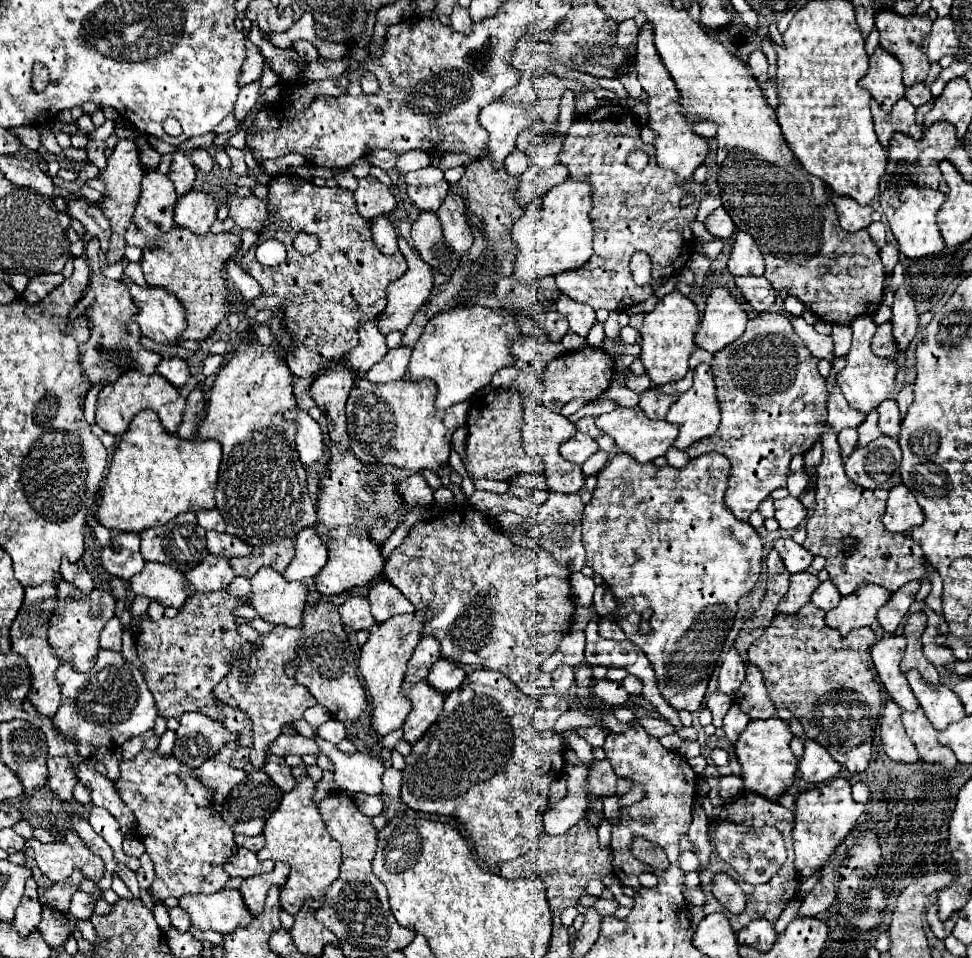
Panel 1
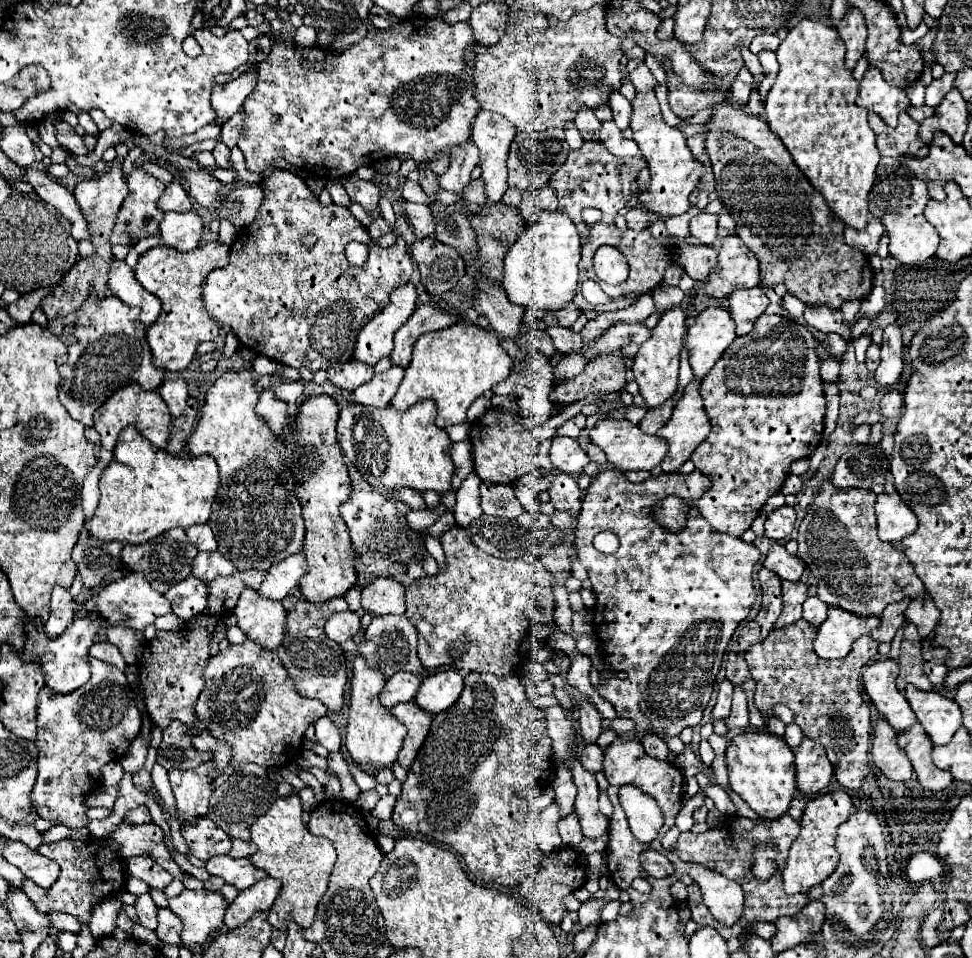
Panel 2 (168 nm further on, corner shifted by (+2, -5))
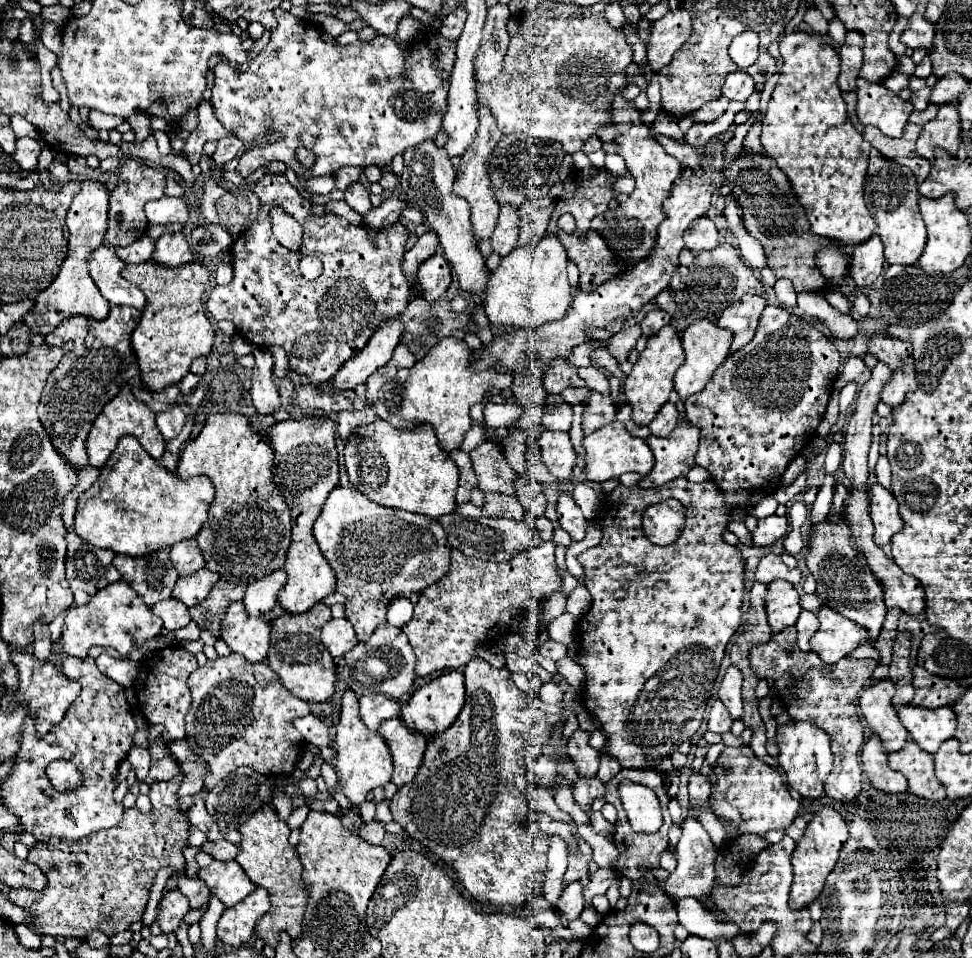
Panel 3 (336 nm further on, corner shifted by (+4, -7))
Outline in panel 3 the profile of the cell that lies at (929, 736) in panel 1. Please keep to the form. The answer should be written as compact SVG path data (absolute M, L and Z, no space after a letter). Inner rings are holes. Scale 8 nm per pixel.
M908 741L900 751L888 755L888 763L894 771L900 771L908 779L908 791L926 799L944 799L946 789L934 777L934 759L918 745Z

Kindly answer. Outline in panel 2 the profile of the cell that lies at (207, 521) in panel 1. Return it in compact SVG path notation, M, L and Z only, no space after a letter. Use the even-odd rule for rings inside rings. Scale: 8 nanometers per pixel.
M208 523L204 525L196 525L196 527L188 527L186 529L186 537L192 541L192 545L196 545L198 551L216 551L216 539L212 537L212 529Z

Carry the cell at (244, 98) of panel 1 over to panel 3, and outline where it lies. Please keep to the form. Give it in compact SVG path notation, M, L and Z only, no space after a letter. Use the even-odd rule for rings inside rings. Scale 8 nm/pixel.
M230 135L230 137L224 137L218 141L218 147L216 147L216 153L212 155L212 159L216 163L226 163L226 161L234 159L238 155L238 151L242 153L244 145L234 135Z

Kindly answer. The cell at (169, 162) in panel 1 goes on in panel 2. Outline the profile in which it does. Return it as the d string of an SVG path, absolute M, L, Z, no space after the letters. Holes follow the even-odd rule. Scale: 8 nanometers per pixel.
M174 179L174 183L168 185L166 191L162 193L162 197L158 199L158 209L162 209L164 213L168 213L168 211L186 213L192 209L192 201L178 179Z

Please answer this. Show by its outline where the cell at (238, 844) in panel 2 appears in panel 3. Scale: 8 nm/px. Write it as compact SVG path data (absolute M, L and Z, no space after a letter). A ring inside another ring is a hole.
M220 839L220 841L216 841L214 845L208 847L208 853L210 853L214 859L222 859L222 861L236 859L238 851L240 851L240 845L230 843L230 841L226 841L226 839Z

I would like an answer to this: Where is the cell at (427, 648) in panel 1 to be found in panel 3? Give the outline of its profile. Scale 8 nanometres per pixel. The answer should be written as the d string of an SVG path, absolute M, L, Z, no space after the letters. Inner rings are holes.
M378 693L360 697L360 717L366 723L366 727L372 731L376 731L382 725L382 721L398 717L400 709L402 709L402 701L386 699Z

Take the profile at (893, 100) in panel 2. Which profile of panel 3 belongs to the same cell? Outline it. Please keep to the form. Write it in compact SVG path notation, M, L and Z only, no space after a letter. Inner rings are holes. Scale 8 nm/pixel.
M858 79L858 105L856 115L862 125L874 125L888 137L901 137L902 129L914 111L910 101L902 101L898 95L892 95L882 83L870 83Z

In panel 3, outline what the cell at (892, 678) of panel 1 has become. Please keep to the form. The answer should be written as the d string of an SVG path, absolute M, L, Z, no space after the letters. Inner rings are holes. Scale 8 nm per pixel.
M880 679L866 687L860 695L860 709L868 727L882 739L884 751L894 753L908 741L908 731L902 727L898 713L892 705L892 695L896 687L892 679Z

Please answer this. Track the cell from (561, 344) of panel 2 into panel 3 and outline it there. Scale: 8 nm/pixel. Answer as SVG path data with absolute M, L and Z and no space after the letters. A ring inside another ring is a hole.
M556 357L548 363L544 371L544 389L548 393L560 393L568 385L578 385L584 387L582 379L576 373L576 365L572 365L566 357Z

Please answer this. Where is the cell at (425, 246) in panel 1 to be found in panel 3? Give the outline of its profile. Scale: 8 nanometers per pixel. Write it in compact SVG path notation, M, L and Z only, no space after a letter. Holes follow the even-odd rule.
M434 253L430 259L426 259L426 263L420 263L418 285L426 301L440 299L446 293L450 281L452 281L452 269L440 253Z

